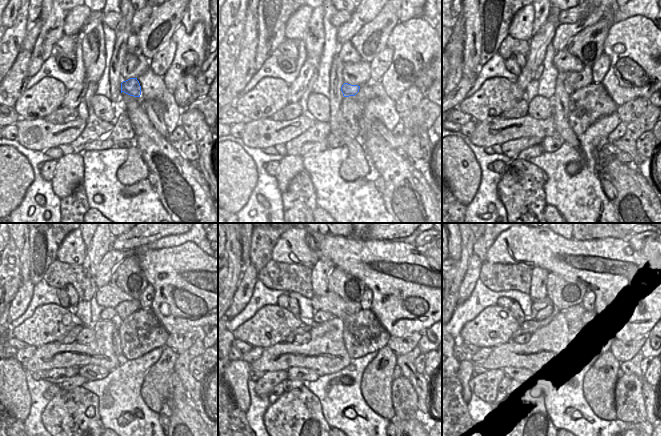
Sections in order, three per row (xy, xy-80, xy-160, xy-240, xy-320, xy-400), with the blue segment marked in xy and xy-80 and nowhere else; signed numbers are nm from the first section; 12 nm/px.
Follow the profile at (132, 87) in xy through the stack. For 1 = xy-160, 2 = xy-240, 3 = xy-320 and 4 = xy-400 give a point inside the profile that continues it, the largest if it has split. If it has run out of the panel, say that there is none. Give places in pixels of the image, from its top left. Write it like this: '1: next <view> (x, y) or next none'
1: next xy-160 (569, 90)
2: next xy-240 (108, 313)
3: next xy-320 (319, 316)
4: next xy-400 (546, 312)

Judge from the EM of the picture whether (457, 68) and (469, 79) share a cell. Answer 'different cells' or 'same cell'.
different cells

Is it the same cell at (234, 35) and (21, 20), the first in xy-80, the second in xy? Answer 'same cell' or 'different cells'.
same cell

